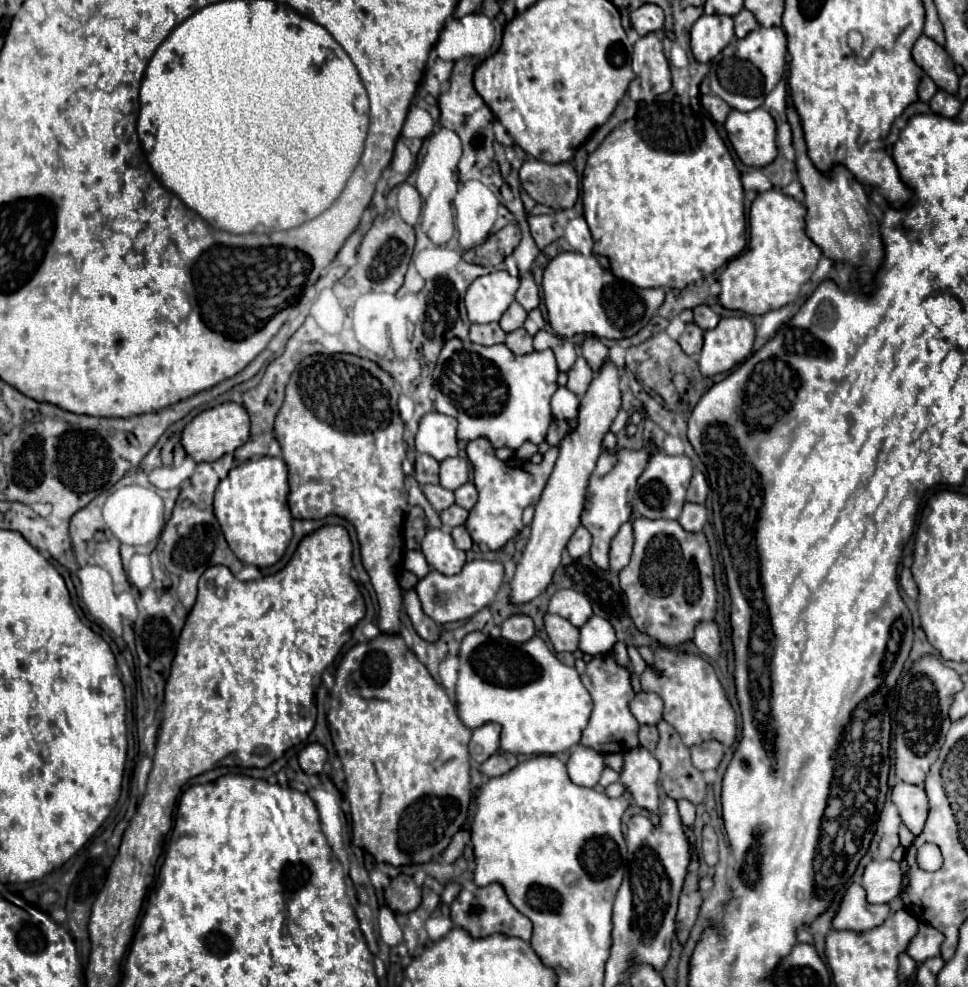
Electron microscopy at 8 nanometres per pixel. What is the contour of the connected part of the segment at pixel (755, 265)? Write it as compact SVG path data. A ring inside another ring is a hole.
M768 190L756 196L750 206L750 248L734 258L720 276L720 304L746 314L766 314L794 302L802 284L816 270L822 250L806 236L806 208L782 190Z

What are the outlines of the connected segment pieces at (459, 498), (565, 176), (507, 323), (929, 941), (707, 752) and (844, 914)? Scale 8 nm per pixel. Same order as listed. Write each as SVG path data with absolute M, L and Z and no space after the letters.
M466 482L460 488L456 488L454 494L456 494L456 504L466 508L466 510L470 510L478 500L478 490L476 490L476 486L472 482Z
M528 158L520 168L522 188L538 204L562 210L572 208L578 200L578 178L570 164L548 164Z
M512 302L510 308L504 312L504 316L500 318L500 328L504 332L512 332L524 324L526 316L528 316L528 312L518 302Z
M920 924L916 938L910 942L906 954L912 956L918 964L932 956L940 956L940 944L944 942L944 934L932 928L930 924Z
M710 740L702 743L702 746L696 746L696 748L690 748L690 758L692 758L692 764L698 768L698 770L714 770L720 760L724 756L724 750L722 750L722 744L716 742L716 740Z
M850 884L832 926L834 930L864 932L880 926L888 914L888 904L868 904L862 884Z

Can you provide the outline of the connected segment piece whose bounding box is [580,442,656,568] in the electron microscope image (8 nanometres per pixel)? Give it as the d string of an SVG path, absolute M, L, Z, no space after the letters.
M648 442L644 448L640 450L618 450L616 452L608 452L604 450L596 462L596 470L590 476L588 482L588 492L586 492L586 500L584 500L584 512L582 512L582 526L592 534L594 542L590 548L590 558L596 566L600 568L608 568L608 548L610 548L610 540L616 536L618 528L628 522L632 512L632 500L636 494L638 476L644 472L650 456L656 452L654 444Z

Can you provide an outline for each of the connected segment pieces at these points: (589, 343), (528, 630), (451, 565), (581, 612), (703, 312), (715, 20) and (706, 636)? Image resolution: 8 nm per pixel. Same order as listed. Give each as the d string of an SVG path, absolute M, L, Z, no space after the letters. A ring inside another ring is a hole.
M588 336L584 342L582 342L582 356L586 358L588 366L598 372L600 366L604 364L604 360L608 358L608 348L596 338L596 336Z
M514 614L508 620L504 620L502 628L502 638L510 642L524 642L534 636L534 622L530 616L524 614Z
M430 528L422 540L422 554L426 556L428 564L446 574L458 574L462 570L462 566L466 564L466 556L462 550L458 550L454 546L454 540L448 532L438 530L438 528Z
M558 590L550 598L548 612L558 614L568 622L572 622L576 628L580 628L592 616L592 606L588 598L576 590Z
M696 306L694 308L694 322L702 330L712 330L720 322L720 316L716 312L712 312L708 306Z
M700 16L692 30L692 54L698 62L710 62L734 38L734 22L730 16Z
M700 622L694 630L694 644L708 658L718 658L720 654L718 626L714 622Z

